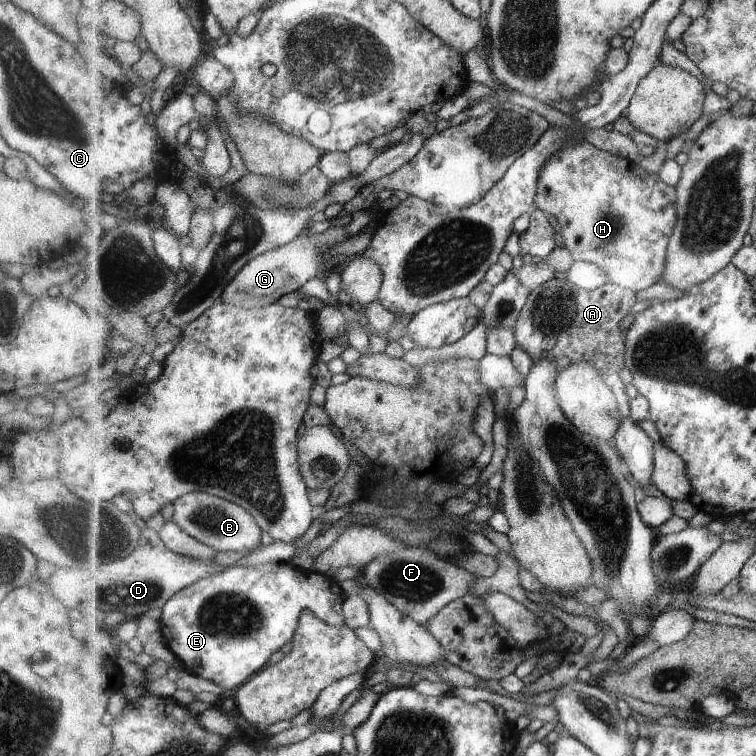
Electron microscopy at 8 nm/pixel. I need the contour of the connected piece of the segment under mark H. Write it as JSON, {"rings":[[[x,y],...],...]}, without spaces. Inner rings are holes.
{"rings":[[[590,142],[567,145],[543,166],[538,182],[536,208],[553,215],[574,261],[602,266],[610,282],[637,292],[658,282],[666,269],[666,253],[678,224],[678,192],[657,176],[639,168],[632,160],[601,152]]]}

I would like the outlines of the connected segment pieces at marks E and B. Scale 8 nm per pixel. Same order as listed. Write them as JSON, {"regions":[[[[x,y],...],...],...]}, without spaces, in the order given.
{"regions":[[[[267,563],[254,567],[235,564],[228,571],[198,580],[175,594],[162,608],[159,630],[165,645],[175,654],[184,670],[211,680],[223,690],[235,690],[265,668],[277,650],[292,642],[305,611],[311,611],[332,627],[345,627],[344,601],[341,586],[331,576],[300,569],[289,563]]],[[[187,493],[179,497],[173,505],[173,521],[197,540],[216,548],[218,552],[255,550],[256,546],[261,546],[264,530],[259,526],[254,515],[233,501],[211,494]]]]}

